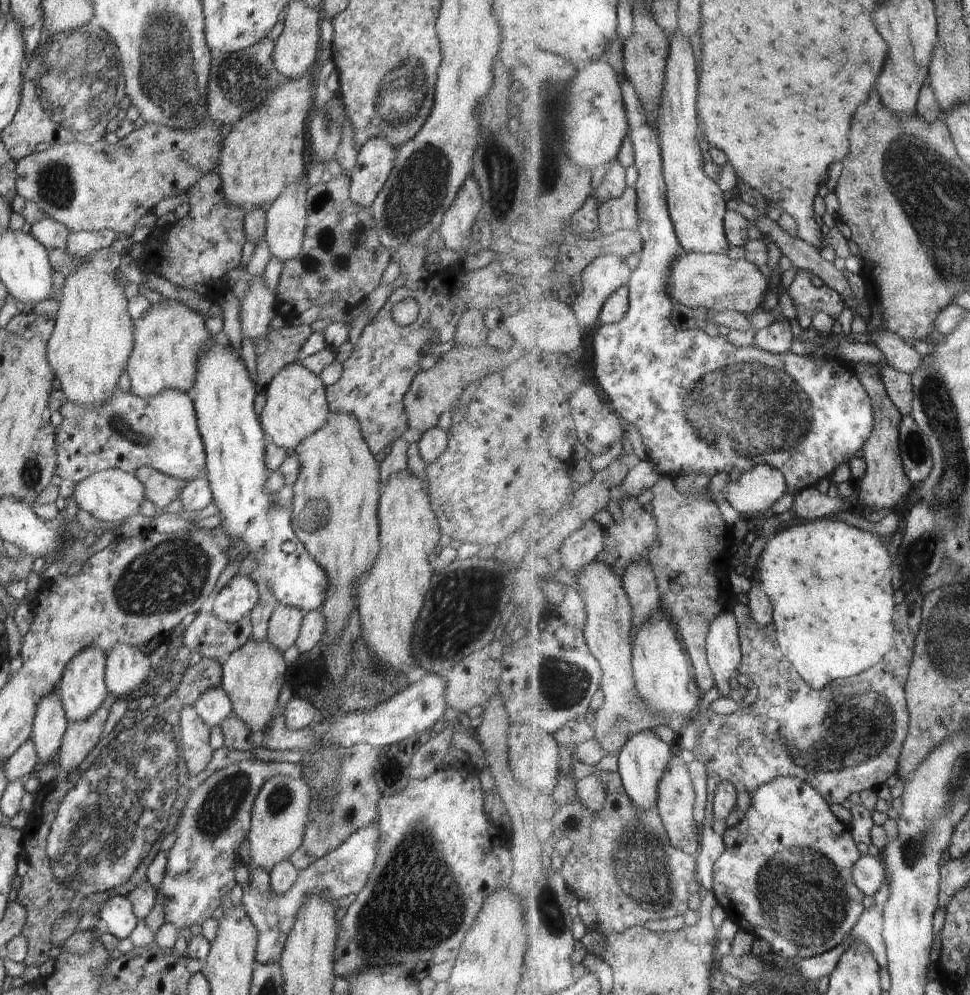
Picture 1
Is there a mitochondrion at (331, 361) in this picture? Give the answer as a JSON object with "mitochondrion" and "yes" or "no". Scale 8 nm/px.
{"mitochondrion":"no"}

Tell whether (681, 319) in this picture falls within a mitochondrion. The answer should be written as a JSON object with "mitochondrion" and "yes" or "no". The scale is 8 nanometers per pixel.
{"mitochondrion":"no"}

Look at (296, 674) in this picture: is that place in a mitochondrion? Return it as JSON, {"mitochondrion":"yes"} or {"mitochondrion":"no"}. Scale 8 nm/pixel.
{"mitochondrion":"no"}

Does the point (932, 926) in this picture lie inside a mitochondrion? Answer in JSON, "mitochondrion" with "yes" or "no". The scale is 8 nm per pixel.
{"mitochondrion":"no"}

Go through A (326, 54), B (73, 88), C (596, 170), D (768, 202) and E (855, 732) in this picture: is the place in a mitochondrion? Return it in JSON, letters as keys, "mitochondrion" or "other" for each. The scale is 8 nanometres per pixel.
{"A":"other","B":"mitochondrion","C":"other","D":"other","E":"mitochondrion"}

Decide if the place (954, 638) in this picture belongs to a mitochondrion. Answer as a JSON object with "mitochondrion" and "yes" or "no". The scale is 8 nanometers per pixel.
{"mitochondrion":"yes"}

